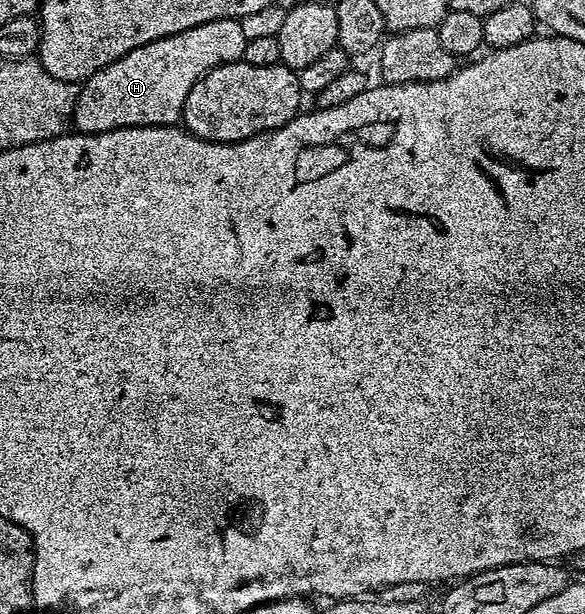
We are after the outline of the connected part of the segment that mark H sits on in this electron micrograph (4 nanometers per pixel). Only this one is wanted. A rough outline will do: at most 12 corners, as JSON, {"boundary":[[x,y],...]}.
{"boundary":[[238,19],[102,67],[74,96],[84,135],[173,127],[207,71],[237,63]]}

